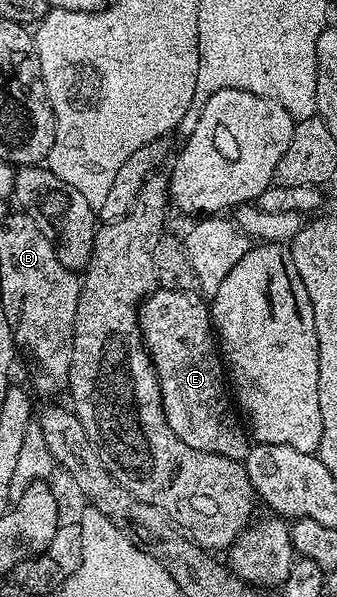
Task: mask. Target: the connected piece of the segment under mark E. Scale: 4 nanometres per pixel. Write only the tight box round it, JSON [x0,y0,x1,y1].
[137,287,251,461]

